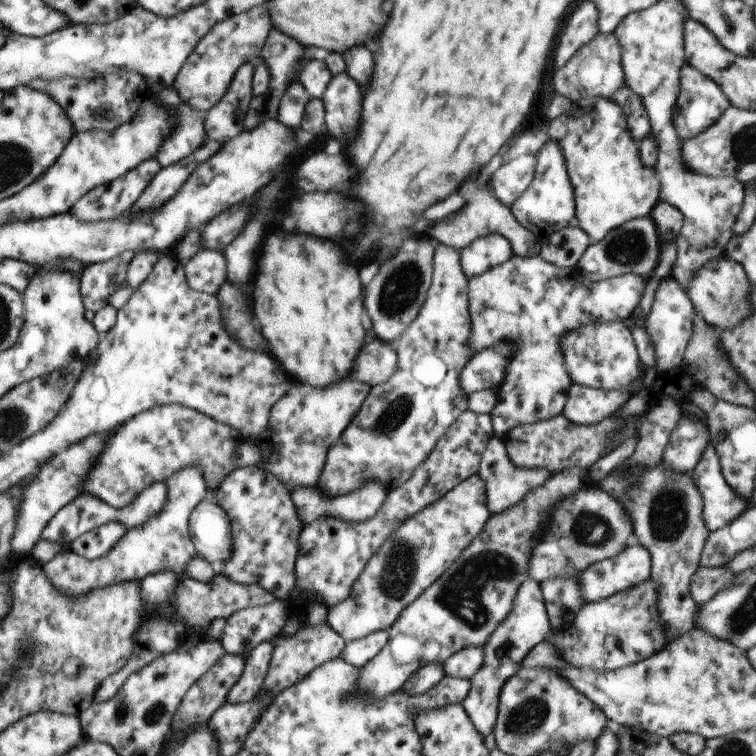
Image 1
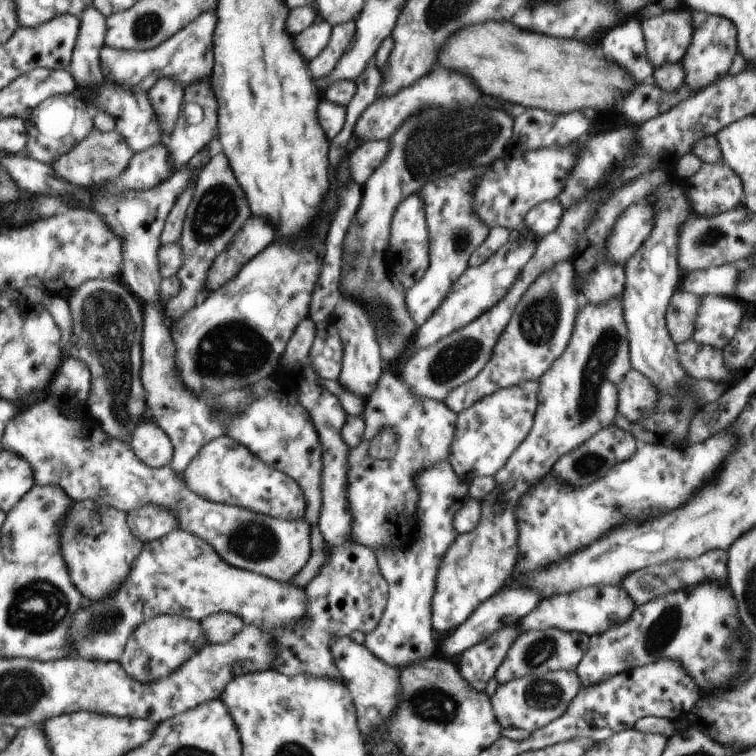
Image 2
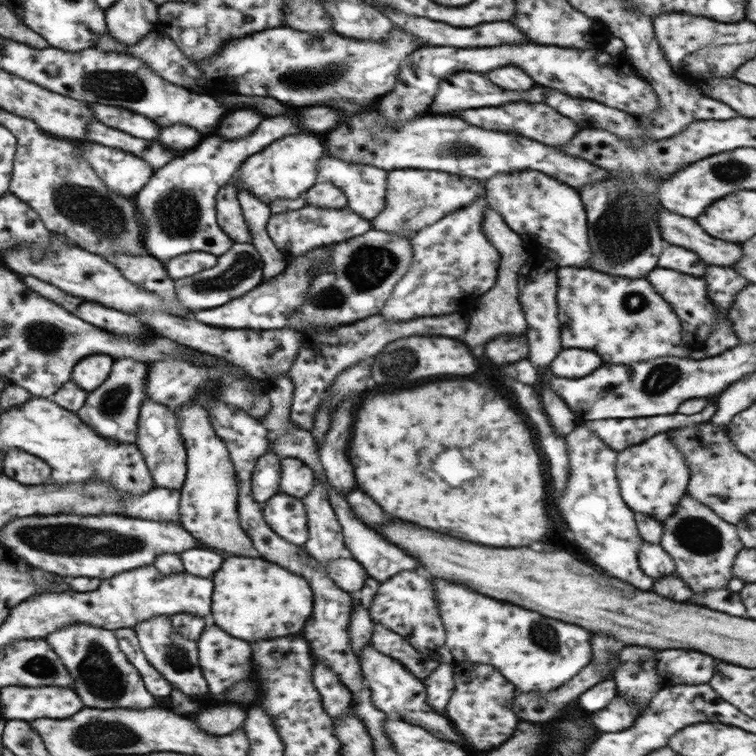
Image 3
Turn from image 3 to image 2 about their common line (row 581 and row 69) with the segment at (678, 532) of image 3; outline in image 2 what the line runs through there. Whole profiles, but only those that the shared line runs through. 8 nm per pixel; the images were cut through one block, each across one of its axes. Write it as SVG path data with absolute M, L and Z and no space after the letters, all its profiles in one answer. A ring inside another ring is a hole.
M692 11L692 44L687 49L686 56L682 58L681 66L684 70L685 84L692 94L707 88L726 74L732 66L734 54L736 54L736 26L728 18L717 15L708 15L702 12Z

